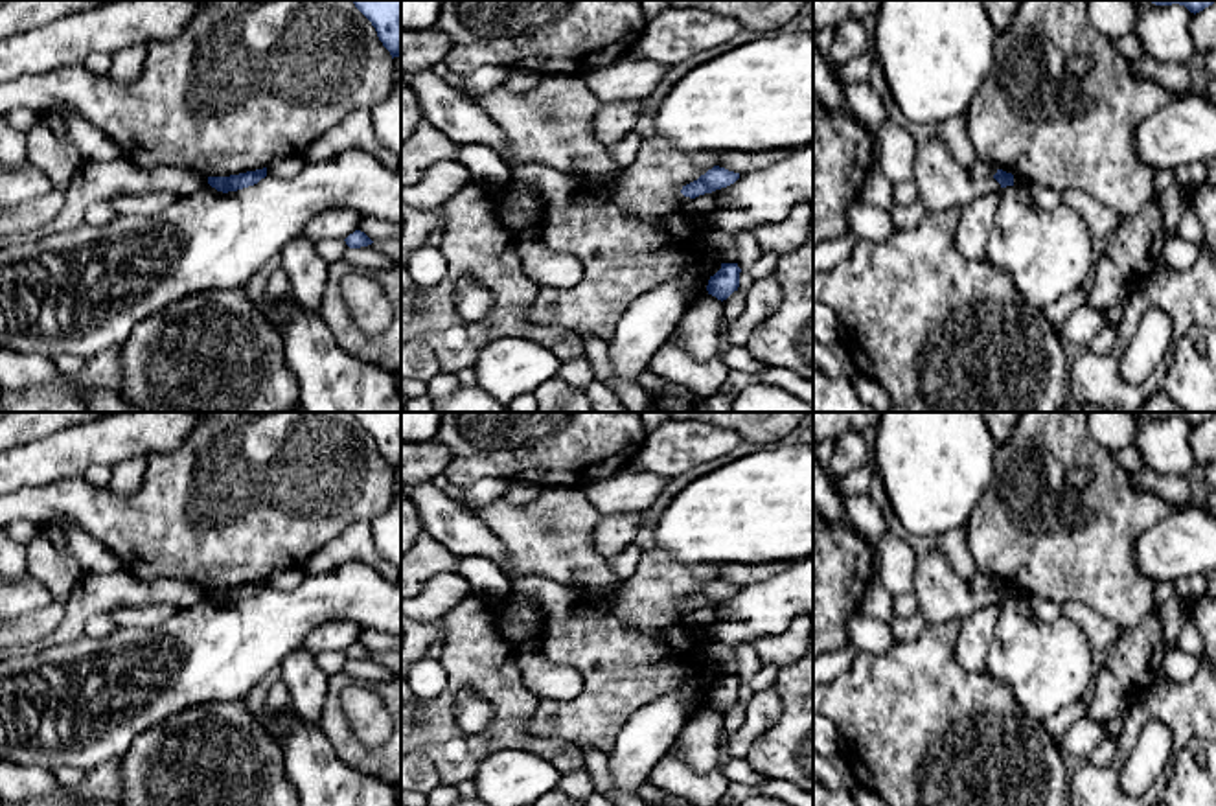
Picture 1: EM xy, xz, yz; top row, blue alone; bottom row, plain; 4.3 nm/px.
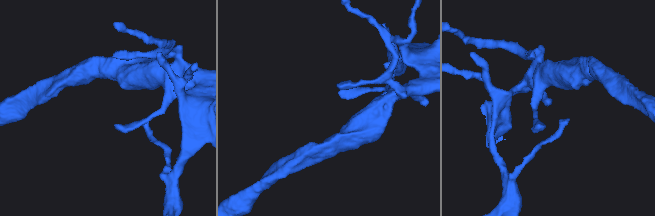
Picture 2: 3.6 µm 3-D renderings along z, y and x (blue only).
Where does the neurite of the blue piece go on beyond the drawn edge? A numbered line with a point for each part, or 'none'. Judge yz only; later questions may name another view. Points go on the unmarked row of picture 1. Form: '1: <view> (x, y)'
none

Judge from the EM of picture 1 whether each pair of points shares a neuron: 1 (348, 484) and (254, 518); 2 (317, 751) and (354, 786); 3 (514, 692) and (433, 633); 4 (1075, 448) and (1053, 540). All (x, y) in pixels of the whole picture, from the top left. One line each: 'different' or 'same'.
1: same
2: same
3: different
4: same

